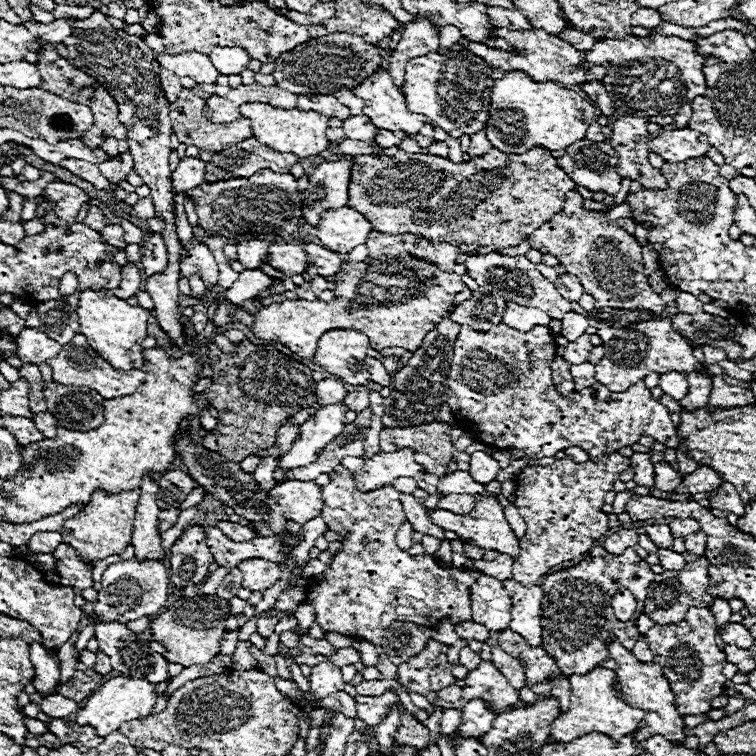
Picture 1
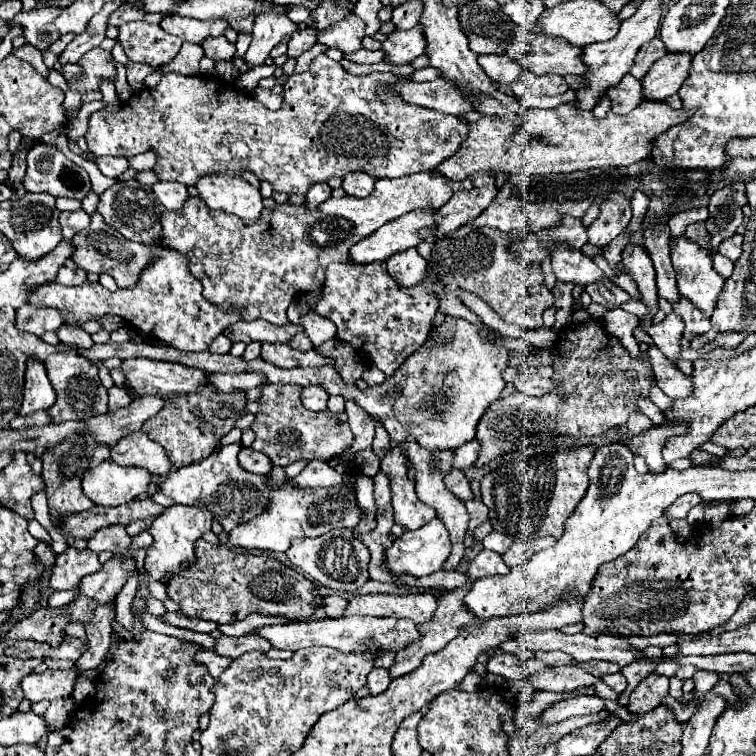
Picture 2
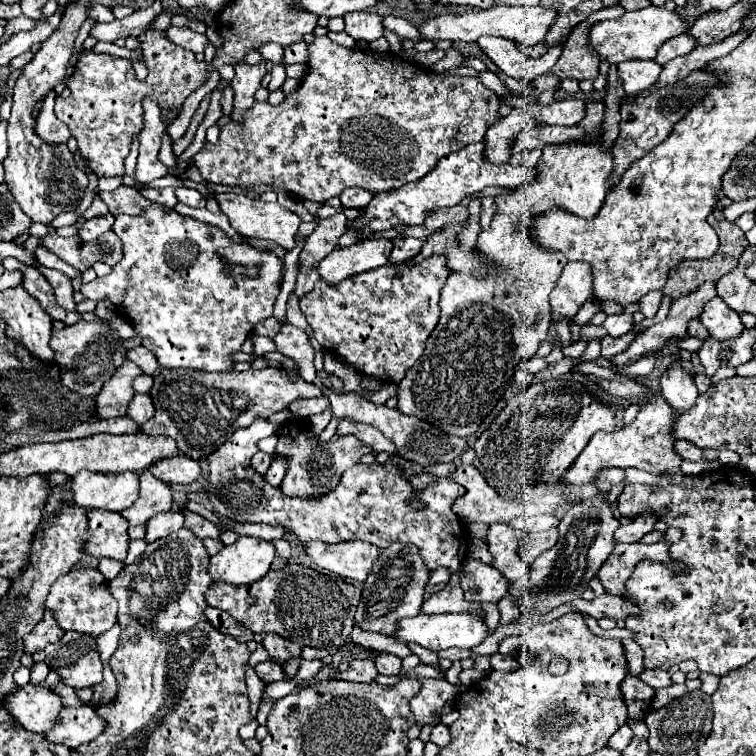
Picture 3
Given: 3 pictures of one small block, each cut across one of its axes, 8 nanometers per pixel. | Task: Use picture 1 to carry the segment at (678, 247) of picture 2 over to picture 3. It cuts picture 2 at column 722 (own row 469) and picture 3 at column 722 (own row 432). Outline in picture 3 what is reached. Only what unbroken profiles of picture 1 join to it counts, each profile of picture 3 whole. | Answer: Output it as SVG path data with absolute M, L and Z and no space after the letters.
M714 296L710 302L704 304L700 312L700 322L708 328L710 336L716 340L736 338L744 330L740 314L732 310L720 296Z

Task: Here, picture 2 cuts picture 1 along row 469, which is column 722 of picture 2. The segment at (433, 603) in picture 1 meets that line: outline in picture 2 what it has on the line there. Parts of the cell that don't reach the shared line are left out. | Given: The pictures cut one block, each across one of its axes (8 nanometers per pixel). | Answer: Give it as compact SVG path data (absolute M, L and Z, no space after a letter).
M728 332L728 334L718 334L714 344L722 346L722 348L736 348L742 342L740 336L736 336L736 332Z

